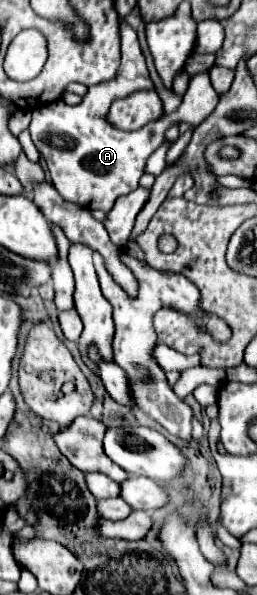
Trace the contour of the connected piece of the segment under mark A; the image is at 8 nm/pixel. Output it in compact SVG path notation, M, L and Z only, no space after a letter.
M120 19L120 47L122 47L122 65L114 81L88 89L82 103L74 107L66 105L64 101L54 101L40 109L34 109L30 121L32 141L48 165L56 191L66 201L90 209L102 209L106 213L112 209L114 201L120 195L126 195L138 187L138 179L144 175L144 165L148 157L162 145L166 129L180 123L200 125L216 109L220 99L220 95L214 91L210 83L208 71L202 71L190 77L190 85L186 95L183 96L182 105L174 113L162 115L160 119L150 121L148 125L136 131L116 129L108 121L110 103L116 97L126 97L132 91L152 89L152 81L146 69L146 59L138 43L138 35L126 23L126 19Z

